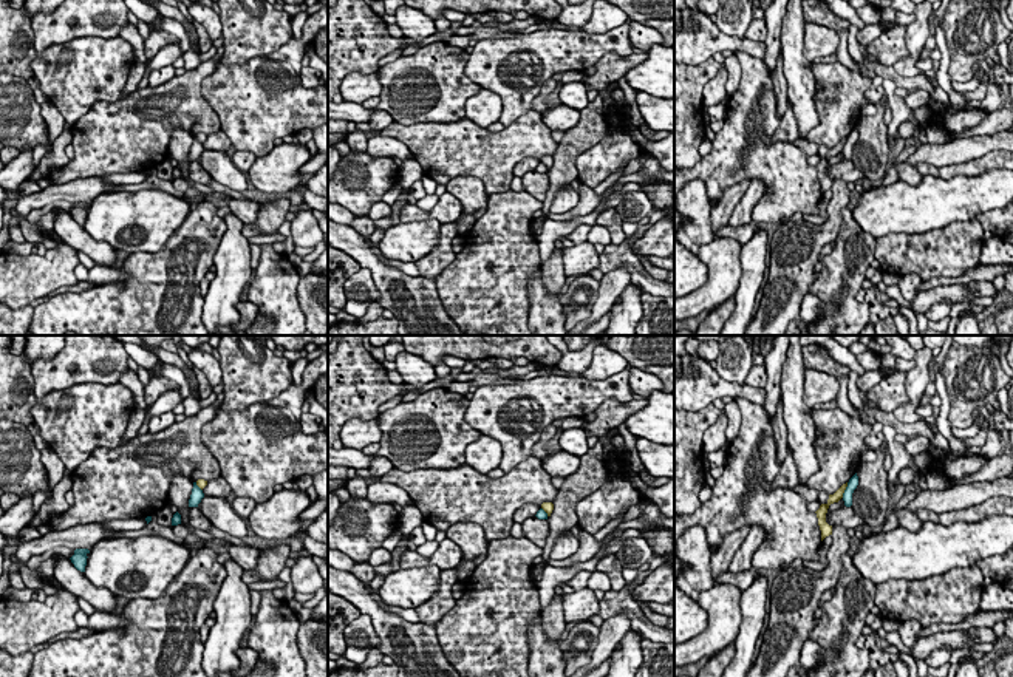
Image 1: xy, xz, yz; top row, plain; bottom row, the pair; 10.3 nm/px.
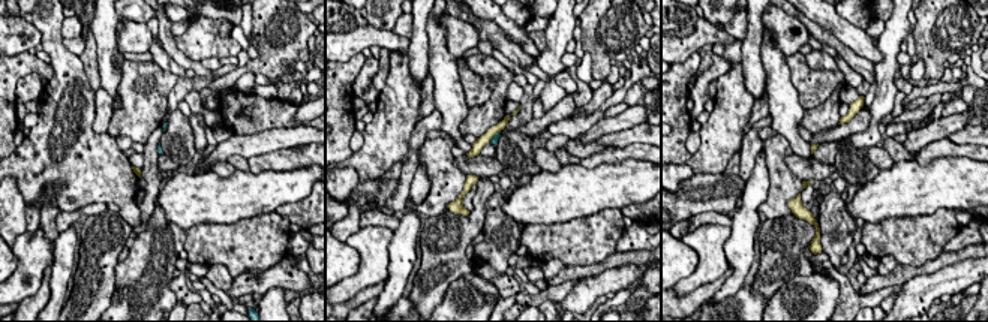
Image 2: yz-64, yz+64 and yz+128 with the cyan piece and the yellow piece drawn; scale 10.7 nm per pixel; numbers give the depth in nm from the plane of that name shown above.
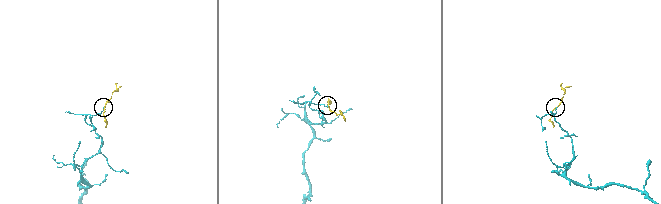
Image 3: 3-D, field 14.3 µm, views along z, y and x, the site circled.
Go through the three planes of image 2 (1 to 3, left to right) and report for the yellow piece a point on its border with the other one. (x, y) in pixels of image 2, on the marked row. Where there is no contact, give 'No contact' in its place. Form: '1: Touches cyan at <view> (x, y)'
1: No contact
2: Touches cyan at yz+64 (494, 137)
3: No contact

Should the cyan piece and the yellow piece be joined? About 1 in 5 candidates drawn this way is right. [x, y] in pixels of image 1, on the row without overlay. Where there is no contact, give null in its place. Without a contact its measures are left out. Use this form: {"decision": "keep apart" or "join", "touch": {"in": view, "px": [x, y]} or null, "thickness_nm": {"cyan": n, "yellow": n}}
{"decision": "keep apart", "touch": {"in": "yz", "px": [845, 144]}, "thickness_nm": {"cyan": 100, "yellow": 100}}

